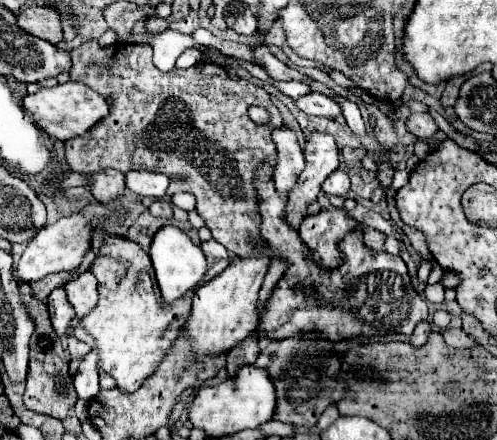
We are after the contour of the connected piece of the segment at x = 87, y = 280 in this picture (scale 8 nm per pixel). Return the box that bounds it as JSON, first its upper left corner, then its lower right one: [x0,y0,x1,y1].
[64,272,98,346]

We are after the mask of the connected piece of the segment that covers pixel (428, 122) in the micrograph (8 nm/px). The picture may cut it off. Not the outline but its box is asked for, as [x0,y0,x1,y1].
[406,114,438,140]

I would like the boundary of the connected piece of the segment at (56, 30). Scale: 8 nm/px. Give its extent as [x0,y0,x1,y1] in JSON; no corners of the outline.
[16,6,64,44]

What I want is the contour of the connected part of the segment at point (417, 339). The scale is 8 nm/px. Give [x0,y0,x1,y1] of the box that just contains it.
[410,322,432,348]

